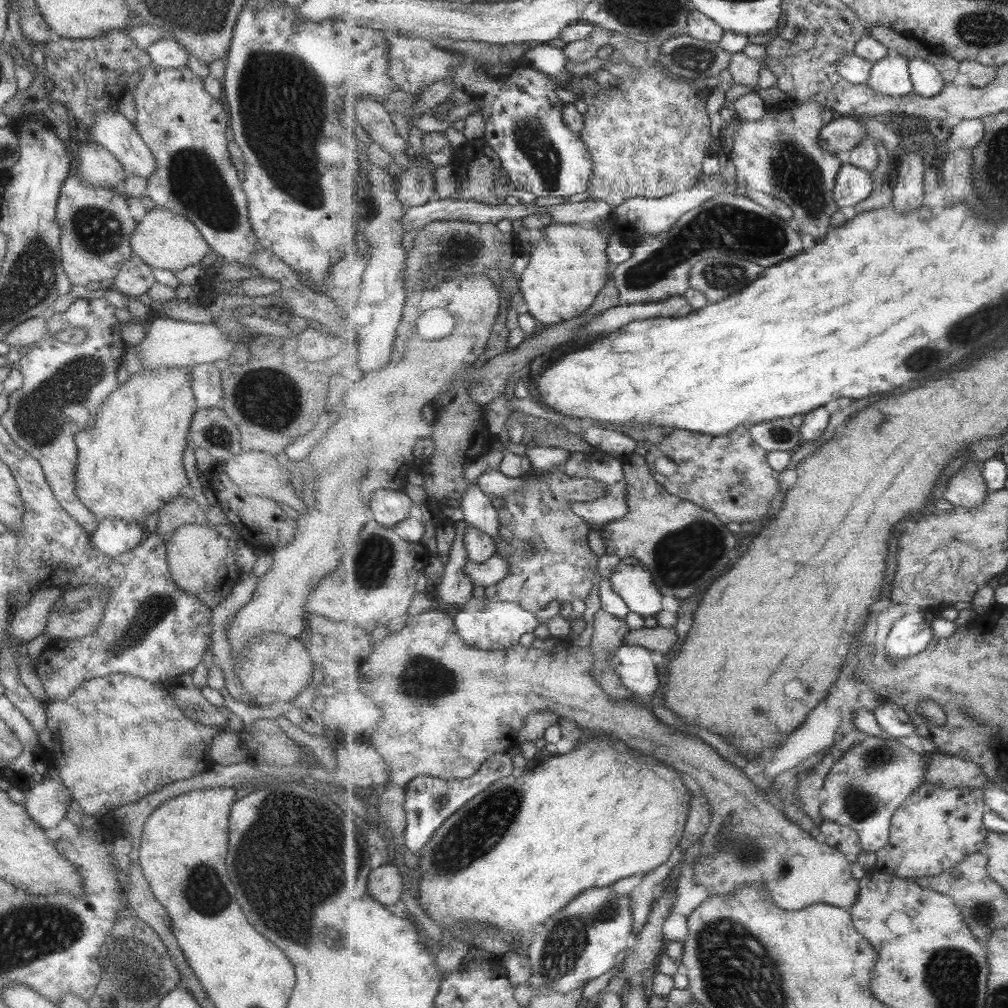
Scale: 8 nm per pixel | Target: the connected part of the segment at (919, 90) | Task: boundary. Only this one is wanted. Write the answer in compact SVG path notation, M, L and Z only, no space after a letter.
M923 57L908 58L912 74L914 92L923 97L934 97L943 91L947 84L937 68Z

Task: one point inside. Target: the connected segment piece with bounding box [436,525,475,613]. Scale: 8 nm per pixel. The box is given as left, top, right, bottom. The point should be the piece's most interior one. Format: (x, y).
(455, 588)

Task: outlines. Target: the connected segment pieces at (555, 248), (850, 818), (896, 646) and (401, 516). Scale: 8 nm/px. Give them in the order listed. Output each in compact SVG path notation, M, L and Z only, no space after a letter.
M551 223L542 231L541 238L533 244L529 263L521 275L520 288L531 313L542 326L555 326L581 316L593 306L601 290L607 285L612 263L607 257L607 240L601 236L601 229L588 225Z
M869 736L859 745L849 749L829 771L824 786L823 817L826 821L835 822L837 825L847 825L857 830L865 852L881 851L889 843L892 834L892 819L907 798L925 783L927 768L929 768L927 755L915 752L891 736Z
M924 611L907 614L897 620L887 636L885 652L891 663L923 652L933 640L933 627L927 622Z
M403 490L376 491L368 507L370 514L379 524L392 528L415 513L415 503Z

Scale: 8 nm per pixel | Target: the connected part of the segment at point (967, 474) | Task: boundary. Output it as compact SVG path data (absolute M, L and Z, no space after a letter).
M967 463L955 477L950 479L945 499L955 507L979 507L989 496L987 489L981 466Z

